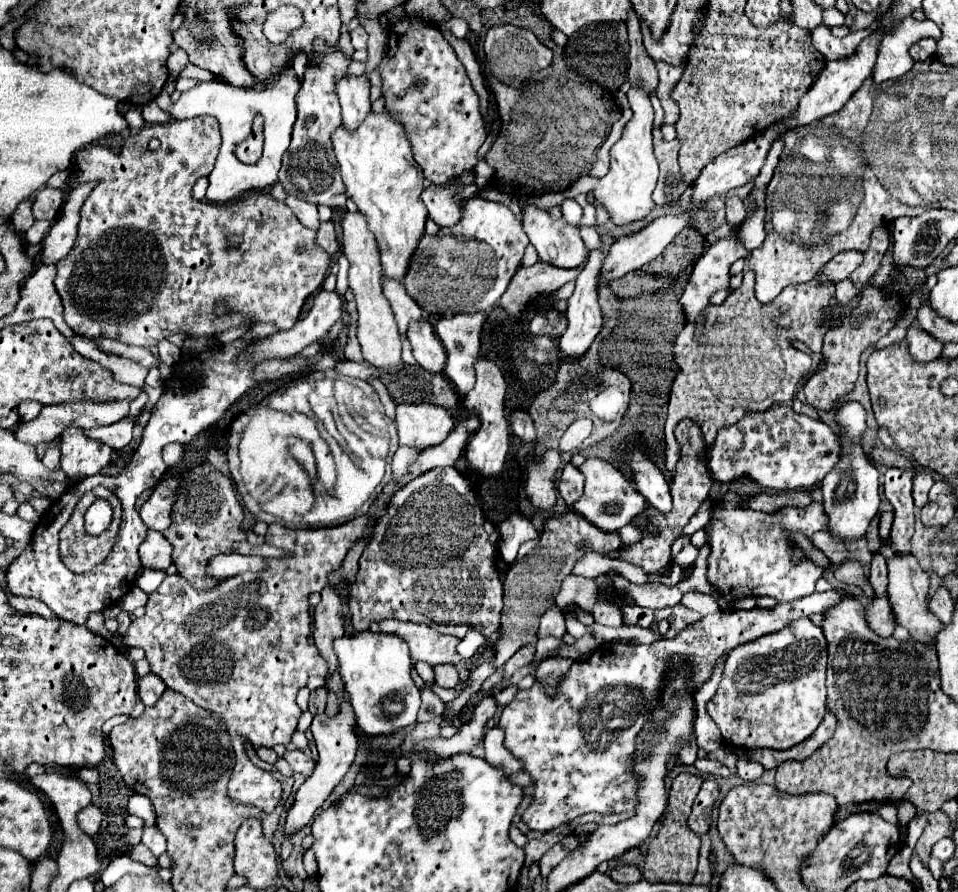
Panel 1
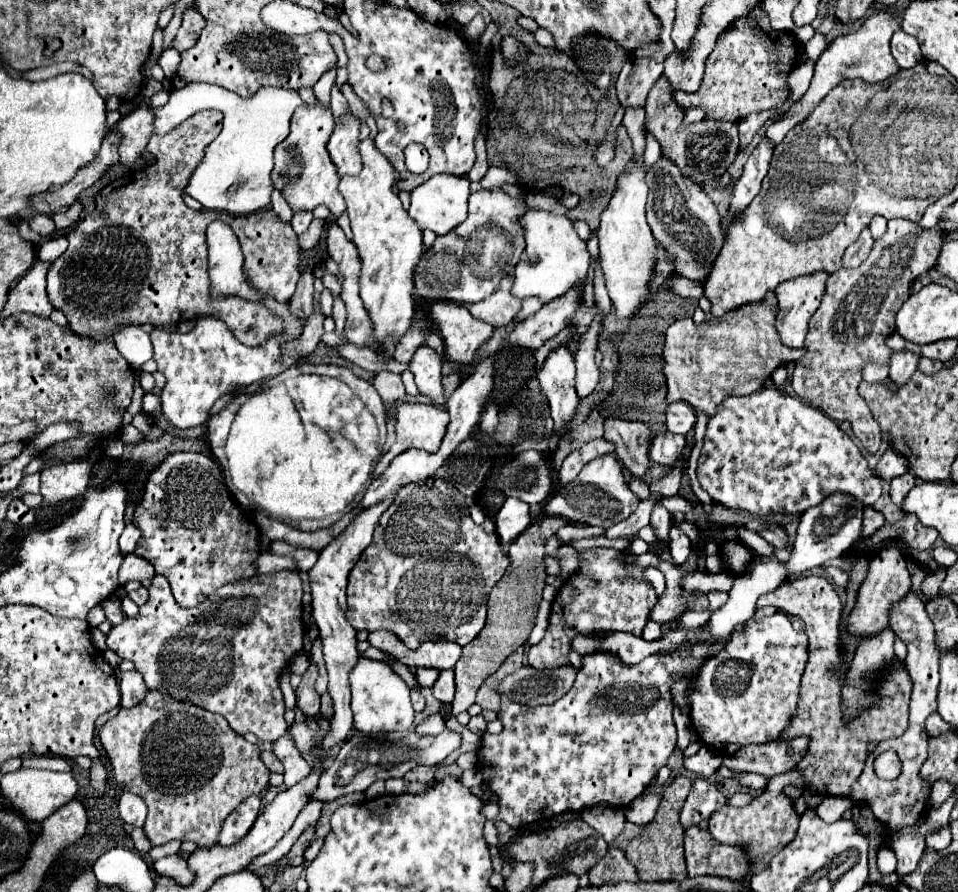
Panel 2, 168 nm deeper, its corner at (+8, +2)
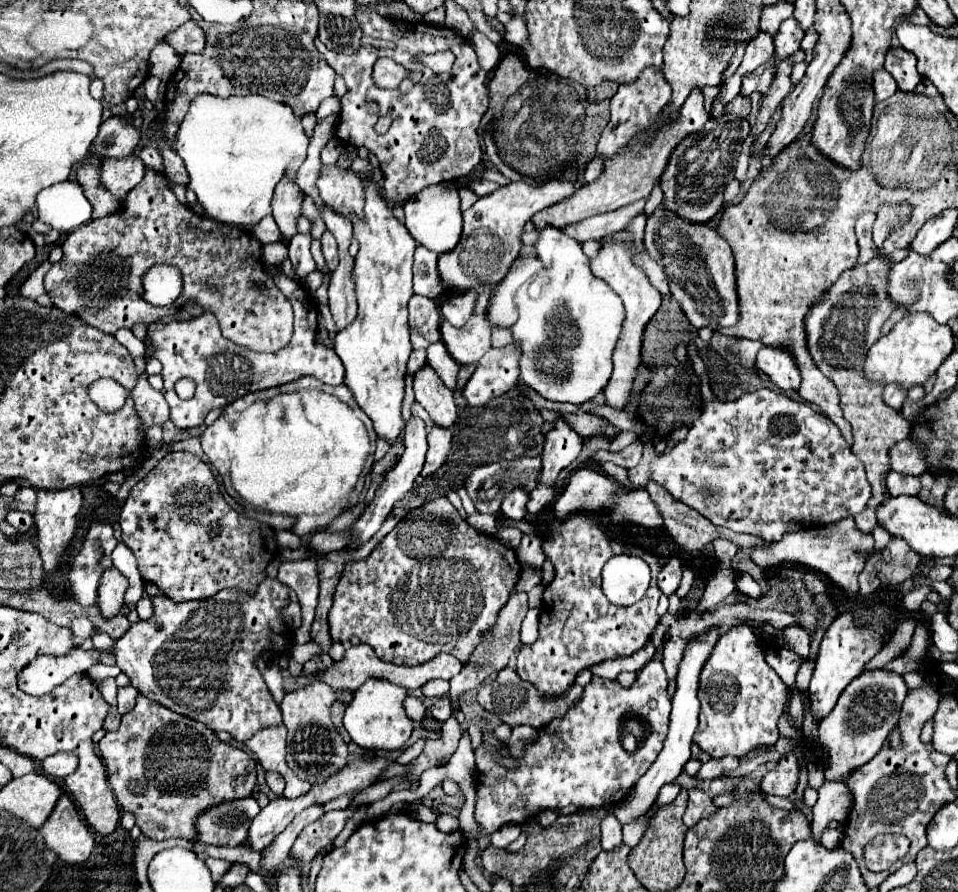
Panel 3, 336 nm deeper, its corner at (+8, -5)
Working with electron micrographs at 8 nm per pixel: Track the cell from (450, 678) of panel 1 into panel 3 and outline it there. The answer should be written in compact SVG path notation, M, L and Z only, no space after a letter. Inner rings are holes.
M439 699L431 709L429 709L429 713L433 715L433 719L437 719L437 721L447 721L449 717L451 717L451 713L453 713L453 709L451 709L451 701L449 699Z

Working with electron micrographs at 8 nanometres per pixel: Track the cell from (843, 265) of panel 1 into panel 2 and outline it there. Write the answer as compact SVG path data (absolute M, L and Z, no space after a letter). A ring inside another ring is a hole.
M821 270L777 286L775 292L781 308L777 316L777 330L787 346L803 346L809 330L809 318L815 314L821 298L825 296L825 278L829 278L829 272Z

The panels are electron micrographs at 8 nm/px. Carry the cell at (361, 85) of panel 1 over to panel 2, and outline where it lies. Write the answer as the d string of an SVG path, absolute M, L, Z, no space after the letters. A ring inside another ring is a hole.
M347 110L343 116L339 116L339 124L335 126L335 132L331 134L331 138L327 142L329 156L341 176L357 174L361 170L361 158L355 150L361 124L363 124L363 120L359 116L355 116L351 110Z

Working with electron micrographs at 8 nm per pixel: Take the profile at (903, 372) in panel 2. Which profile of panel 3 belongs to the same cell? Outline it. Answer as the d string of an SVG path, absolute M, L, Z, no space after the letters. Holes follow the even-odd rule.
M889 385L883 391L883 401L885 401L885 405L893 407L895 411L901 411L901 405L905 401L905 391L899 385Z

